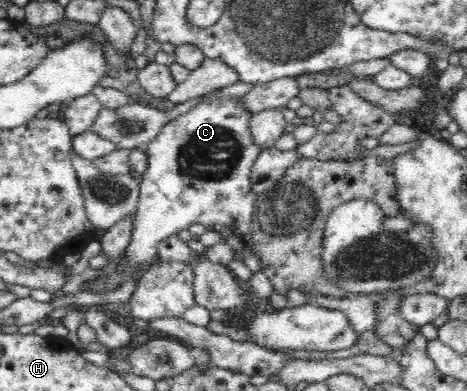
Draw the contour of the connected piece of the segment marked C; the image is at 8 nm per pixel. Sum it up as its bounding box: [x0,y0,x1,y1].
[84,97,262,293]

